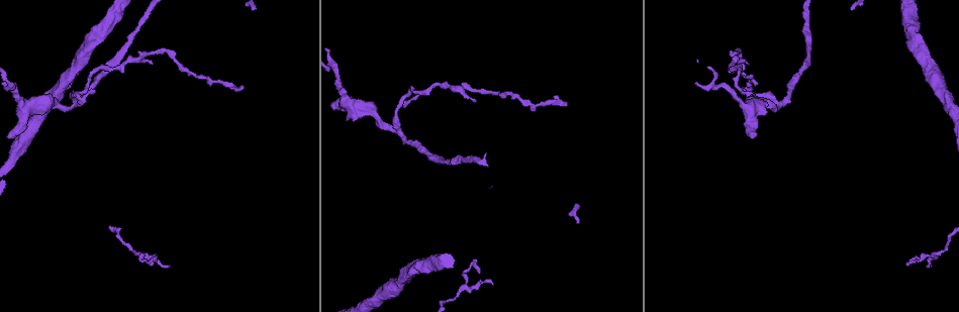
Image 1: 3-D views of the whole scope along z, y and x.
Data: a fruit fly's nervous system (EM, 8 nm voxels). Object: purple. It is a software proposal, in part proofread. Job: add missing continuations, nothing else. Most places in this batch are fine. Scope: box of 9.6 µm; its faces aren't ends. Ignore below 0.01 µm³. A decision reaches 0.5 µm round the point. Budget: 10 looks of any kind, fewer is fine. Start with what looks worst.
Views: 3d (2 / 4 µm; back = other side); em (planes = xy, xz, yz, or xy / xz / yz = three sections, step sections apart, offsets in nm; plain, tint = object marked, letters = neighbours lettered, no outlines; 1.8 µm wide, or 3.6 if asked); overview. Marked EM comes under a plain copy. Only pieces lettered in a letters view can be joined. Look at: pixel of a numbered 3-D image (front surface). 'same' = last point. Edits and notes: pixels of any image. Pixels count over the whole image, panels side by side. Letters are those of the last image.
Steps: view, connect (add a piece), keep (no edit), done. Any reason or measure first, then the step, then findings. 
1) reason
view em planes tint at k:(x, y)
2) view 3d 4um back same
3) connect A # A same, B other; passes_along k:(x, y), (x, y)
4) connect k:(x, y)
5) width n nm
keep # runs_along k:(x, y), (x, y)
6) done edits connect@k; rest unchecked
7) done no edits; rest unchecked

abrupt turn
view em planes letters at 1:(98, 69)

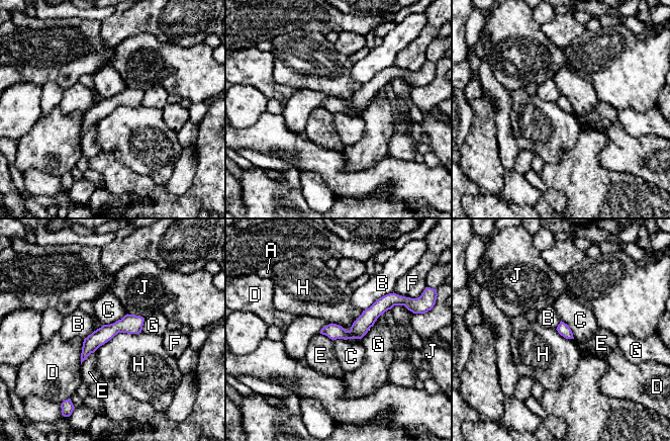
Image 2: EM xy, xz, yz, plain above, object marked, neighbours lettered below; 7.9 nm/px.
width 100 nm
keep # A other, B other, C other, D other, E other, F other, G other, H other, J other; border 2:(141, 332), (117, 333), (93, 352); no lettered piece goes on from it

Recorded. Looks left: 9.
tapers out
view em planes letters at 1:(931, 267)

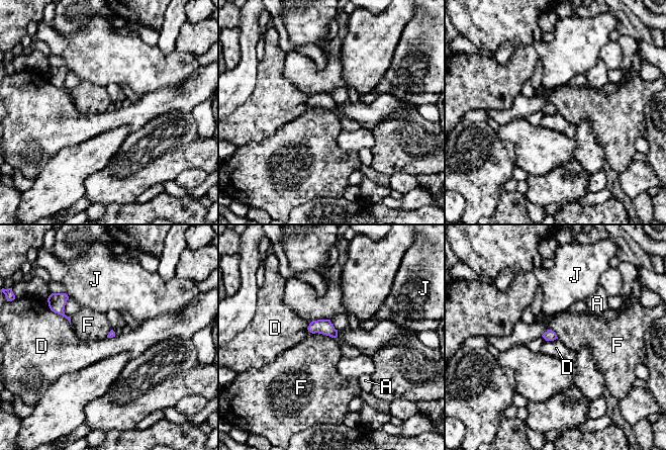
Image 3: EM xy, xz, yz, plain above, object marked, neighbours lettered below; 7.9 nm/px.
keep # A other, D other, F other, J other; border 3:(312, 333), (321, 333), (332, 338); none of them fits

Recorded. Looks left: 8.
branch stops here
view 3d 2um at 1:(567, 106)

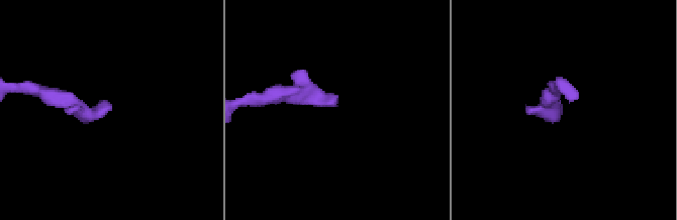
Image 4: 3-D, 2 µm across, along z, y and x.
need the tissue
view em planes letters at 4:(108, 105)

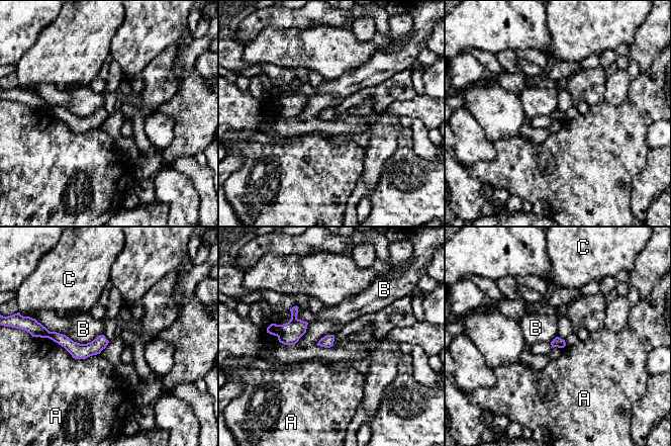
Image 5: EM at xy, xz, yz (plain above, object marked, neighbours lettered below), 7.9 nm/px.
longest_contact B 550 nm
keep # A other, B other, C other; border 5:(37, 321), (80, 343), (103, 335); none of them fits

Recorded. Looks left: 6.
sudden change in width
view em yz step 8 tint at 1:(72, 107)

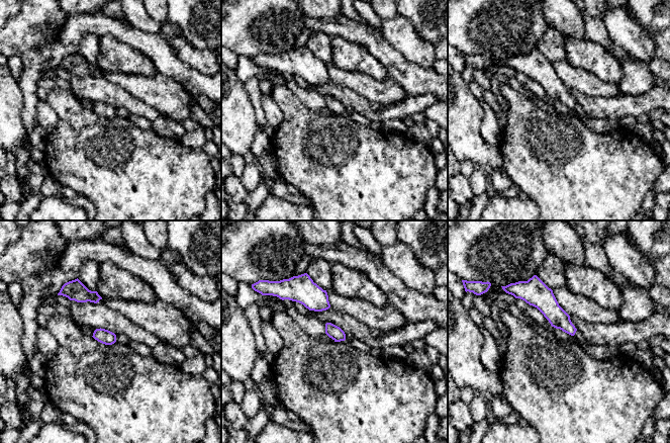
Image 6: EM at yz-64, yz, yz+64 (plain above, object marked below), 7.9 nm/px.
cut it another way
view em planes letters same

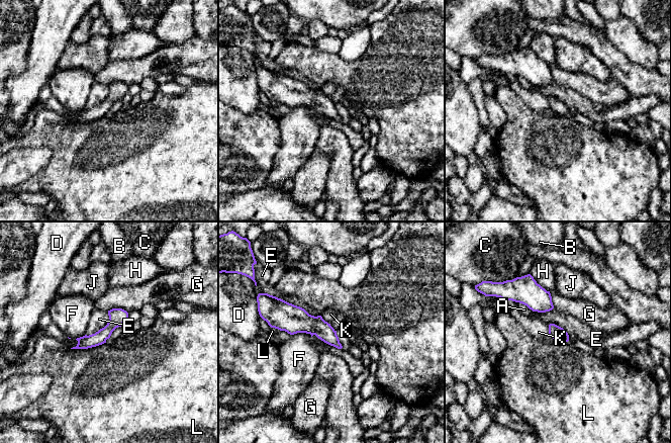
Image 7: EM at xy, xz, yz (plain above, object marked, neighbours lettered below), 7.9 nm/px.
keep # A other, B other, C other, D other, E other, F other, G other, H other, J other, K other, L other; no lettered piece goes on from it

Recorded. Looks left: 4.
done no edits; rest unchecked

